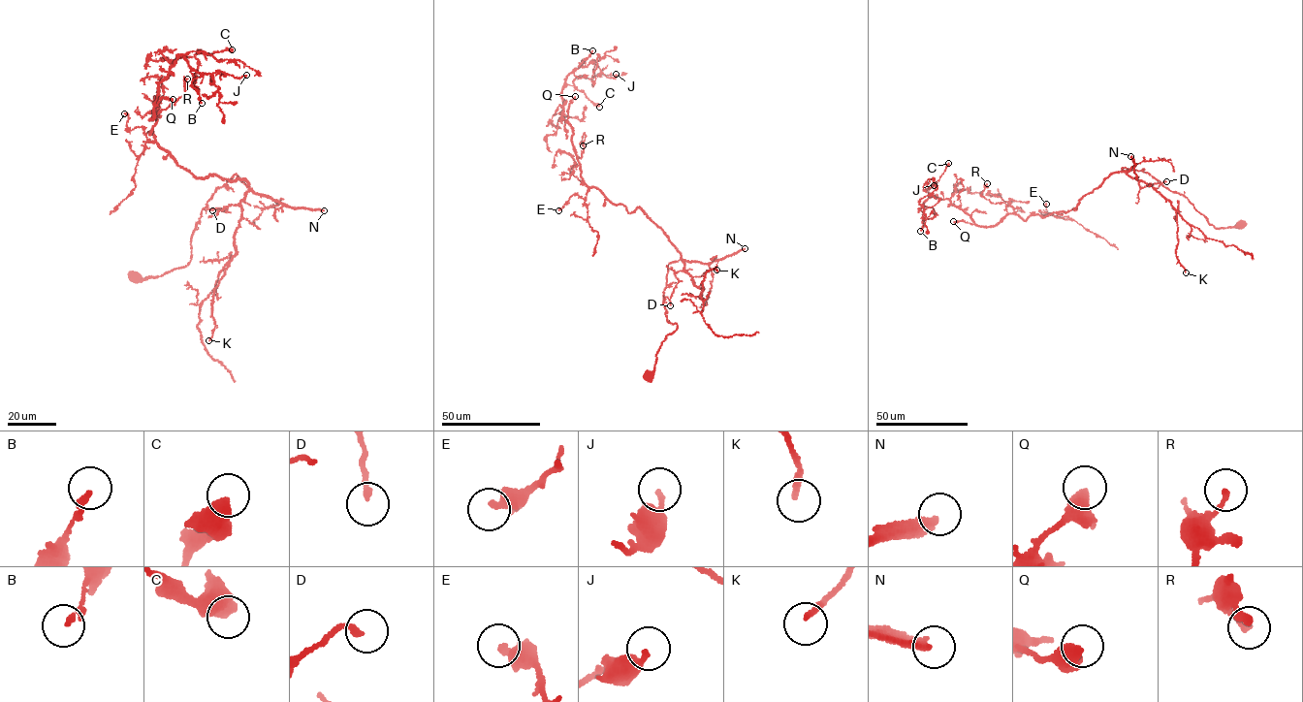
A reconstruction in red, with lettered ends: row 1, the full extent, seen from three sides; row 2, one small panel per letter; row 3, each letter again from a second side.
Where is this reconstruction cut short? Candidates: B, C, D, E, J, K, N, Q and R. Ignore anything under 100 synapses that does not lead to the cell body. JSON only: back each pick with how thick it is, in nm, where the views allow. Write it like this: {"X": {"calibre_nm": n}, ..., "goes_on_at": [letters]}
{"N": {"calibre_nm": 320}, "goes_on_at": ["N"]}

